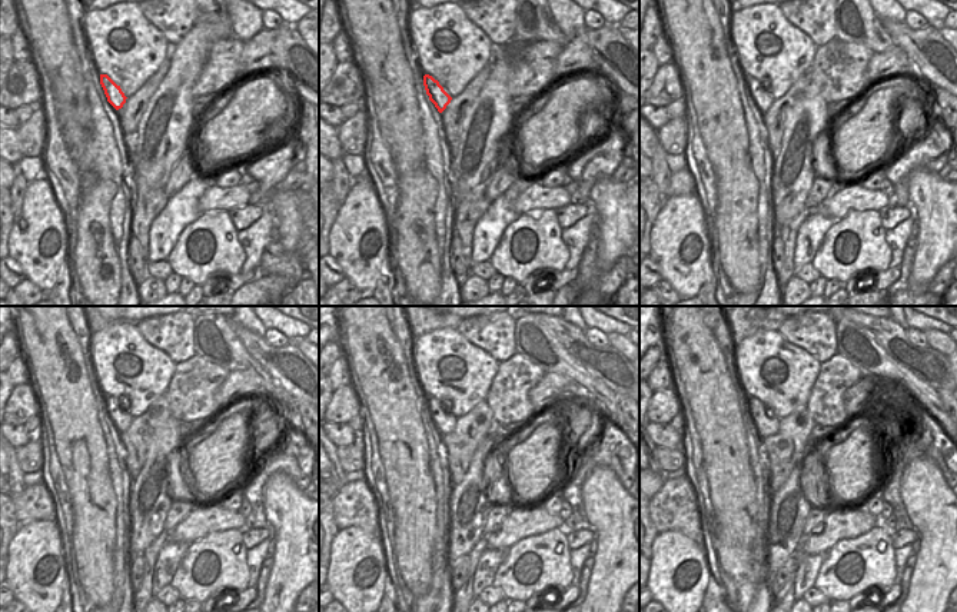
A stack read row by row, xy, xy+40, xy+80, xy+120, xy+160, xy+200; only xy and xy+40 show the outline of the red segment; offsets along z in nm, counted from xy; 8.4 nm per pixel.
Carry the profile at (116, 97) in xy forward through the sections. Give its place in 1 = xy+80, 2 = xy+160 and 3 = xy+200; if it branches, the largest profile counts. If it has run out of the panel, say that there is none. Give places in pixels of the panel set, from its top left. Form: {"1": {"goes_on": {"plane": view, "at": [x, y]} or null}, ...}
{"1": {"goes_on": {"plane": "xy+80", "at": [760, 97]}}, "2": {"goes_on": {"plane": "xy+160", "at": [444, 422]}}, "3": {"goes_on": {"plane": "xy+200", "at": [764, 425]}}}

